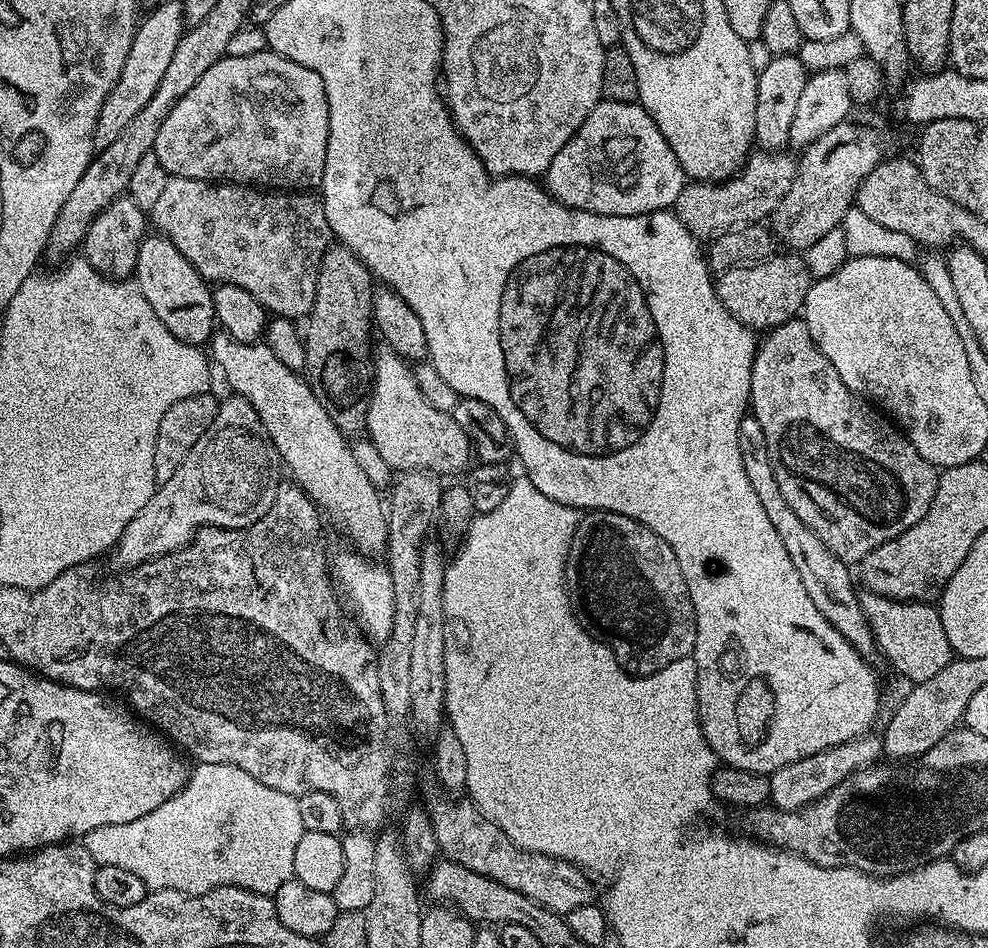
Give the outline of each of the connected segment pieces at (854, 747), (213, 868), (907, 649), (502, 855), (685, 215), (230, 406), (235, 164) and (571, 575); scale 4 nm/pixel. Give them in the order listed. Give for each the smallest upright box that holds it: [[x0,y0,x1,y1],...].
[[769,734,881,812],[82,763,305,896],[859,590,954,685],[431,800,594,914],[674,151,797,242],[114,394,282,570],[154,50,328,190],[566,512,696,676]]

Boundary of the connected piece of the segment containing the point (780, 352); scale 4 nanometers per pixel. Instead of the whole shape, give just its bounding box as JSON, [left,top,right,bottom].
[748,319,937,566]

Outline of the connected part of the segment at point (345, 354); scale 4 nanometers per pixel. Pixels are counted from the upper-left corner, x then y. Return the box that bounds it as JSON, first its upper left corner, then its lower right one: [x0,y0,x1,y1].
[302,243,374,434]

